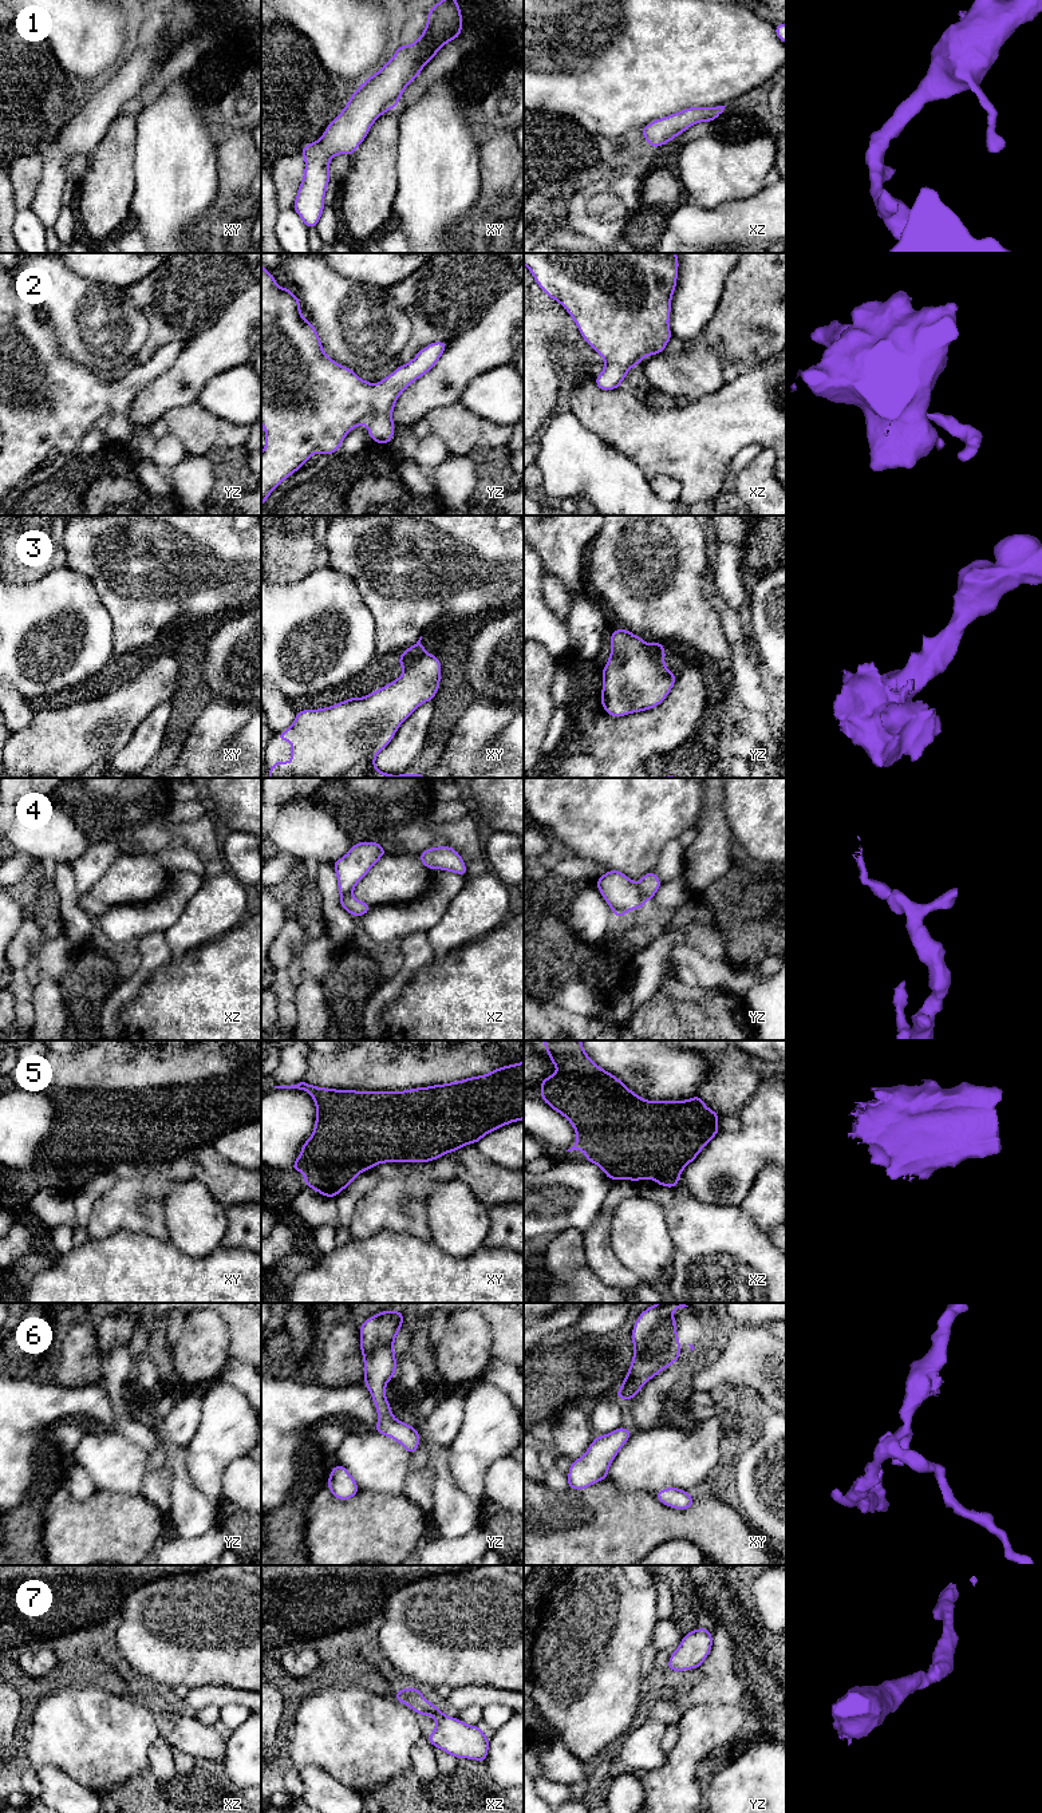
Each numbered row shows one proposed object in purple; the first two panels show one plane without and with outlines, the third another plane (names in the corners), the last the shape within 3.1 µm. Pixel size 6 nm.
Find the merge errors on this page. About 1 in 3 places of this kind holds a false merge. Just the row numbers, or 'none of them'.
3, 4

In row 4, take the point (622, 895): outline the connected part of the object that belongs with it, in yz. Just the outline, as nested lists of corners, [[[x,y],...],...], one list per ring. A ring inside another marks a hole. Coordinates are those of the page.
[[[608,870],[596,881],[596,886],[617,919],[631,909],[644,908],[638,884],[623,872]]]

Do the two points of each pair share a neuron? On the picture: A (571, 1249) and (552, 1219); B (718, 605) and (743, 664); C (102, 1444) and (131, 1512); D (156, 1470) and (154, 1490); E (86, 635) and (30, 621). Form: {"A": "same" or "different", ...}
{"A": "different", "B": "same", "C": "different", "D": "same", "E": "same"}

